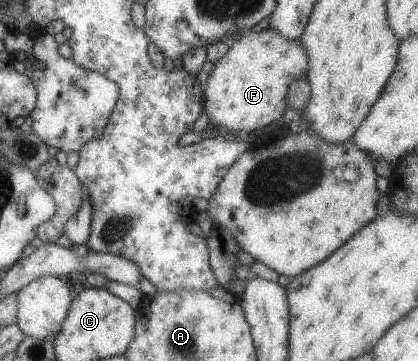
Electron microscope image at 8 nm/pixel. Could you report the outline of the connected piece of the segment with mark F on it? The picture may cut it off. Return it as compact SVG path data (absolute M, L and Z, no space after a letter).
M270 27L255 33L242 31L213 64L203 91L203 110L209 122L227 135L280 123L289 84L306 76L307 68L307 54L300 40L284 38Z

